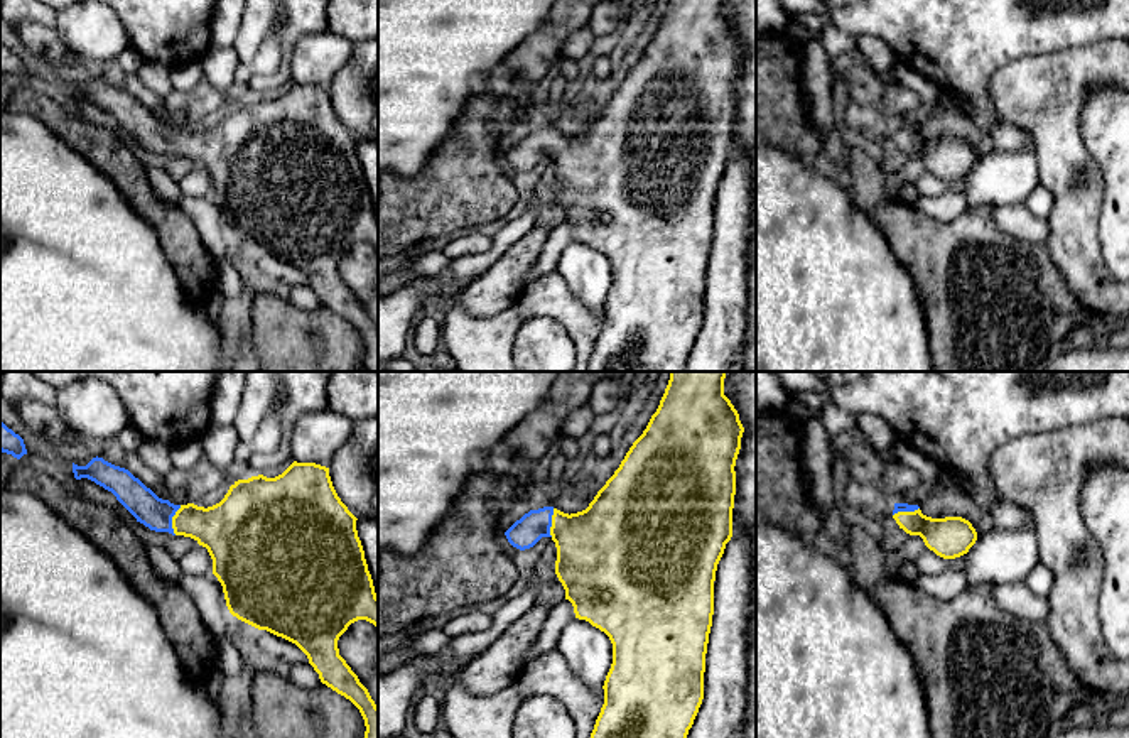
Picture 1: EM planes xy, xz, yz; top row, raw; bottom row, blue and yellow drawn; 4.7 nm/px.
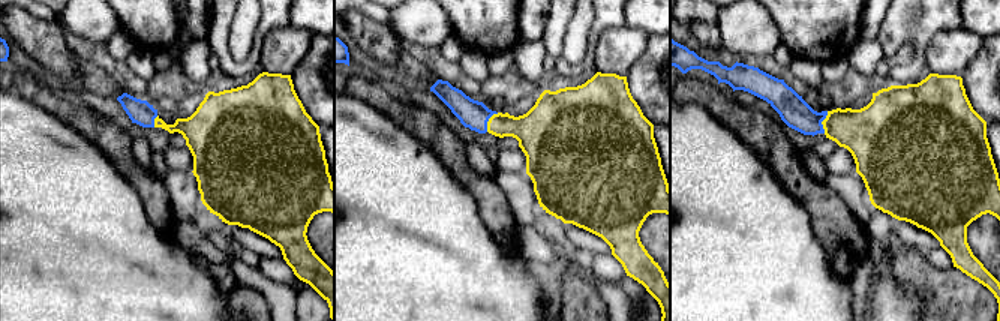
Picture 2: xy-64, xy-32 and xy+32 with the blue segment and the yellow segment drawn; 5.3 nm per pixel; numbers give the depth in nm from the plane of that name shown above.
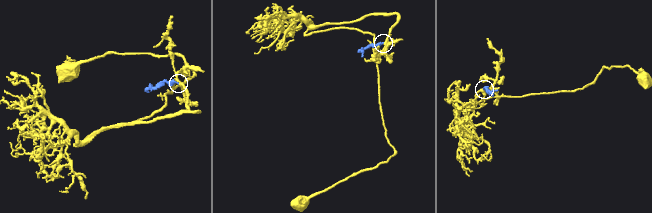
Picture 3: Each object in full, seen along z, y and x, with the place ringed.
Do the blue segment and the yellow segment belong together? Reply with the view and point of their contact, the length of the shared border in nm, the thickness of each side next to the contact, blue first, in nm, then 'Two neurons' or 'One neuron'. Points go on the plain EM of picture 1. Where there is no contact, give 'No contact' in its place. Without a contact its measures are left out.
Touches blue at xy (171, 142). Shared border 150 nm. Thickness 150 nm (blue) against 240 nm. One neuron

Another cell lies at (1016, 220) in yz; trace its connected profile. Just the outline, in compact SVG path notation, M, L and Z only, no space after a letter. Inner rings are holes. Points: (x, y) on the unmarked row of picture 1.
M1024 204L997 208L994 209L994 220L999 230L1016 240L1046 243L1050 236L1048 220L1038 218Z

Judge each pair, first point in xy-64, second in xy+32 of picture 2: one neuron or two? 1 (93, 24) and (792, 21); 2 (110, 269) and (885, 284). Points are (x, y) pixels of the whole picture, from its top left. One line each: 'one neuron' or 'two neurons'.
1: two neurons
2: two neurons

